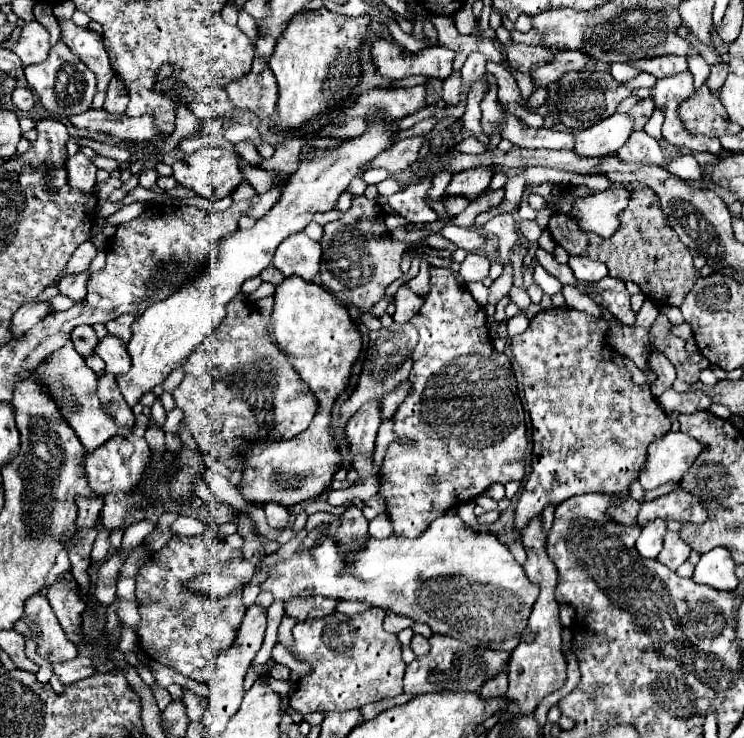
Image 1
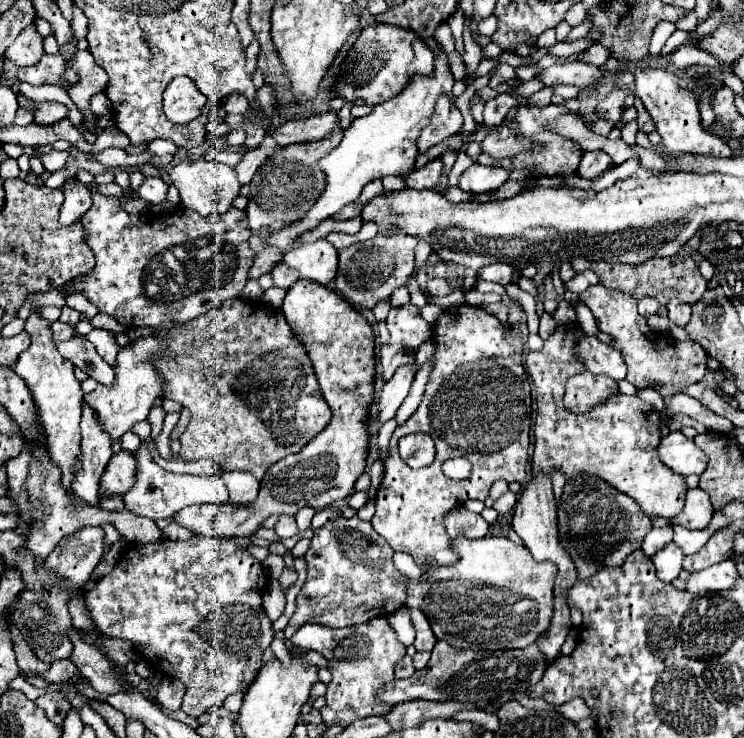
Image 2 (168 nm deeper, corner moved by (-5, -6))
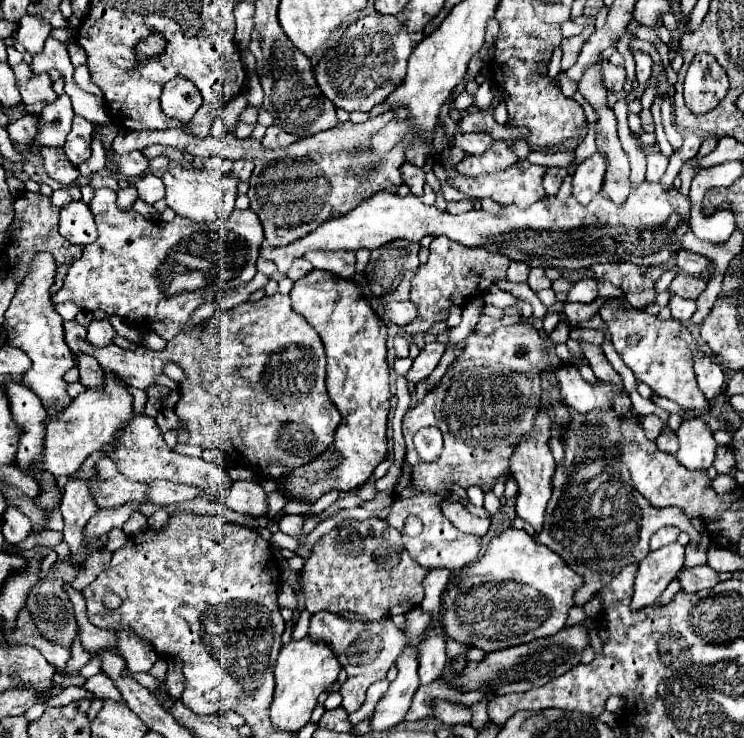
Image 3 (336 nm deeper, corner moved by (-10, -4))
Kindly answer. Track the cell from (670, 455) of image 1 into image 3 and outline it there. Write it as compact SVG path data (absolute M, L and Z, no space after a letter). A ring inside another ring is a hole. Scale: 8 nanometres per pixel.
M687 419L675 431L679 439L679 451L675 459L687 469L709 469L715 459L715 439L709 427L699 419Z

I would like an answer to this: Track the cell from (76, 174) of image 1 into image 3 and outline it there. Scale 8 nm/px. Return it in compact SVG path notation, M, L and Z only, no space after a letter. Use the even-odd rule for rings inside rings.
M71 201L61 207L59 233L77 245L87 245L95 241L97 225L91 207L83 201Z

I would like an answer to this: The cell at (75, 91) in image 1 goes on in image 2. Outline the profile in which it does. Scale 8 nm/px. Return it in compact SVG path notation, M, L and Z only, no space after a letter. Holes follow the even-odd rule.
M44 55L36 65L26 67L26 69L18 69L16 71L16 79L18 81L26 81L30 85L58 85L60 77L66 69L66 61L58 55Z

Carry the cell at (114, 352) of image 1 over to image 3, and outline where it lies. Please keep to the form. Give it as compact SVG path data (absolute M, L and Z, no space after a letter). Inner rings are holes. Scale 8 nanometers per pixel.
M93 319L93 323L89 323L89 327L87 327L87 339L93 343L93 345L97 345L97 347L107 347L107 345L111 345L113 343L113 339L117 337L117 331L111 327L111 323L109 321L95 321Z

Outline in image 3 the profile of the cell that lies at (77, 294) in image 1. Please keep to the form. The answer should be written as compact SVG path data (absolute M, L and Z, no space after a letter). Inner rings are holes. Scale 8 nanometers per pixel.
M281 293L253 303L241 303L225 313L215 313L211 319L195 323L167 341L163 351L151 351L143 345L133 351L125 351L115 345L95 347L87 341L87 327L75 319L65 321L65 339L75 355L93 355L105 371L113 371L139 389L155 385L155 377L165 375L165 365L179 365L185 373L185 379L181 381L181 421L189 429L187 443L201 449L217 449L223 457L231 459L233 467L249 467L265 479L281 479L289 469L309 463L313 457L323 453L331 445L333 433L341 423L341 413L325 391L323 343L317 331L293 311L291 299ZM209 335L215 335L215 351Z

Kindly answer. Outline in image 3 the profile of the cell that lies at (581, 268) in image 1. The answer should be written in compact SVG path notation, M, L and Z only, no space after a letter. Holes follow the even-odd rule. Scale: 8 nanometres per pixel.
M583 277L579 281L573 281L567 301L579 301L579 303L591 303L597 297L597 279Z

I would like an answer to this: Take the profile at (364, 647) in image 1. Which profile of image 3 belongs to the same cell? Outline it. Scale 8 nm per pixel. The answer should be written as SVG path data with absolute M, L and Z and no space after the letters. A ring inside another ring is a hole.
M327 611L315 613L311 617L307 637L327 643L331 647L331 651L335 651L341 667L345 671L355 671L351 677L347 677L347 681L341 683L341 689L339 689L339 693L343 697L341 707L347 713L353 713L363 705L367 687L371 683L387 677L389 667L397 661L397 657L401 655L401 651L407 645L407 637L403 635L401 629L395 627L395 623L391 619L379 619L375 623L359 623L359 621L349 621L349 619L343 619L335 613L327 613Z

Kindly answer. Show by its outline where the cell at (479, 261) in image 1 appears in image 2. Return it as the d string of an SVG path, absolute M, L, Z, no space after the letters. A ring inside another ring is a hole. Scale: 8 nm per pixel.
M494 263L494 265L488 265L480 271L480 279L484 281L492 281L492 283L500 283L502 287L510 285L512 283L512 273L514 273L514 267L508 265L508 263Z

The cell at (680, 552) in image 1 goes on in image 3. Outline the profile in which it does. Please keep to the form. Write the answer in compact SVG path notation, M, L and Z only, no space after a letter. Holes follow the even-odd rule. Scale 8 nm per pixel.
M671 543L657 551L651 551L639 563L631 607L639 609L639 607L655 603L655 599L683 569L683 563L685 563L685 547L681 543Z

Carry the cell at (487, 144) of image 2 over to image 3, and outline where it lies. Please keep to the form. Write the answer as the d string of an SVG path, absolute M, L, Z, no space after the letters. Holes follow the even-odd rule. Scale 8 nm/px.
M455 133L455 145L461 147L463 151L467 151L469 155L483 155L493 143L495 143L495 139L491 139L491 135L483 135L483 133L461 135L461 133Z

